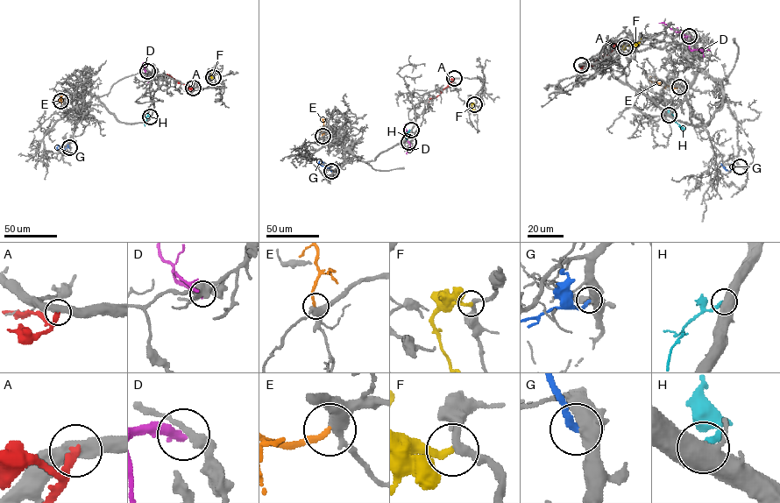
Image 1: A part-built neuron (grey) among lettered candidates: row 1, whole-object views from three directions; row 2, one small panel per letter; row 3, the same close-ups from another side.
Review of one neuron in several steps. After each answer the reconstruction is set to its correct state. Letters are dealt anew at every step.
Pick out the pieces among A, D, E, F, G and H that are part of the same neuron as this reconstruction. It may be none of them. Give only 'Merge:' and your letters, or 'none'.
Merge: E

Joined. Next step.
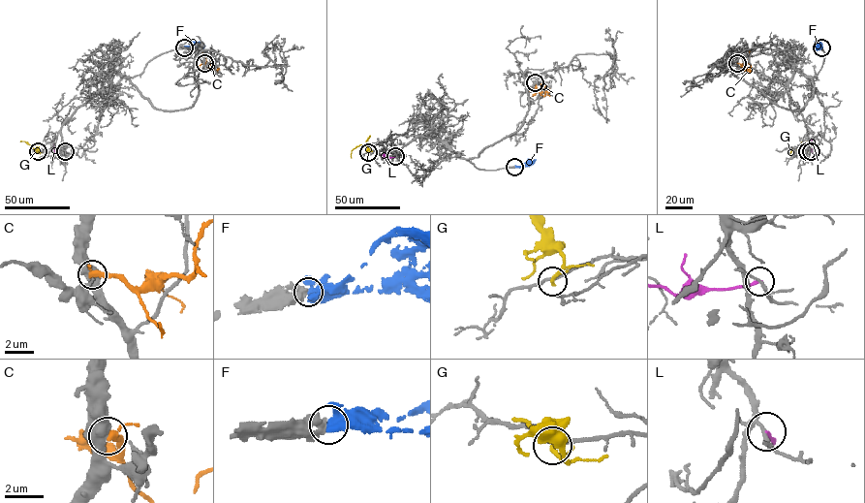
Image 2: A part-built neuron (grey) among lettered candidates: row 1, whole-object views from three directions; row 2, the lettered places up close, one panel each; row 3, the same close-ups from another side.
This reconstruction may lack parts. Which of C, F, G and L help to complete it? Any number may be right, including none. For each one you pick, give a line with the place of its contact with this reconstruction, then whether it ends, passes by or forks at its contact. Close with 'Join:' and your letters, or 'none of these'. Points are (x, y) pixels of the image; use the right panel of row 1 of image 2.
F: (821, 47) | it passes by
Join: F

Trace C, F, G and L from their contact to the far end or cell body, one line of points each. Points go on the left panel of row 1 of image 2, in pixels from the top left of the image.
C: (204, 63), (208, 63), (220, 72)
F: (185, 47), (205, 46)
G: (38, 151), (21, 141)
L: (66, 151), (54, 151), (52, 139)

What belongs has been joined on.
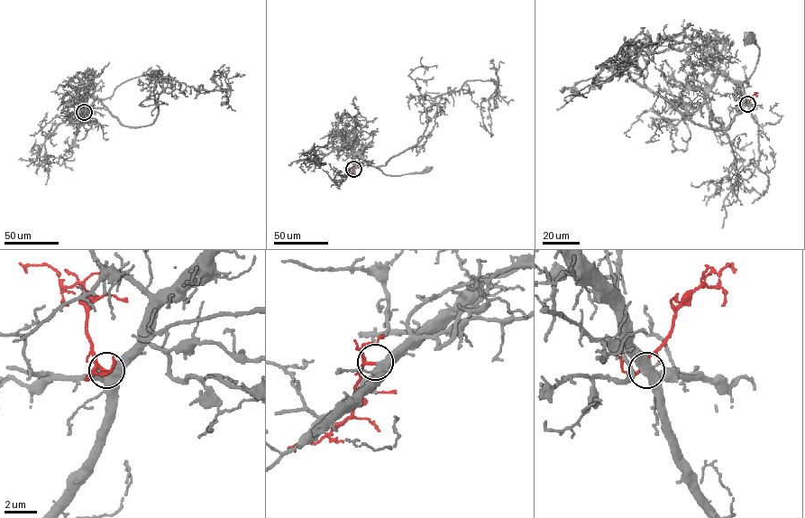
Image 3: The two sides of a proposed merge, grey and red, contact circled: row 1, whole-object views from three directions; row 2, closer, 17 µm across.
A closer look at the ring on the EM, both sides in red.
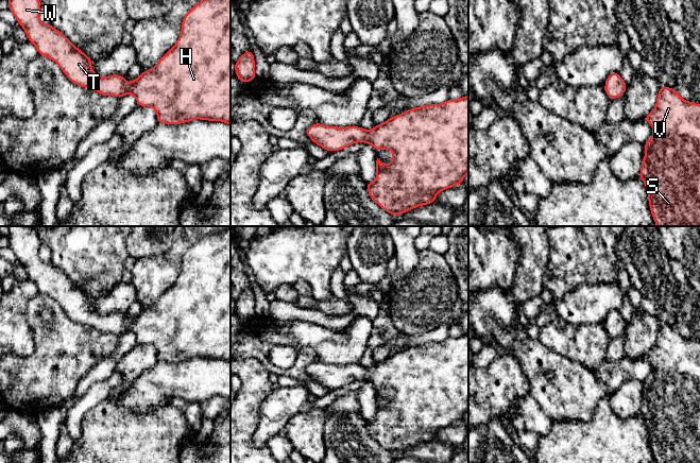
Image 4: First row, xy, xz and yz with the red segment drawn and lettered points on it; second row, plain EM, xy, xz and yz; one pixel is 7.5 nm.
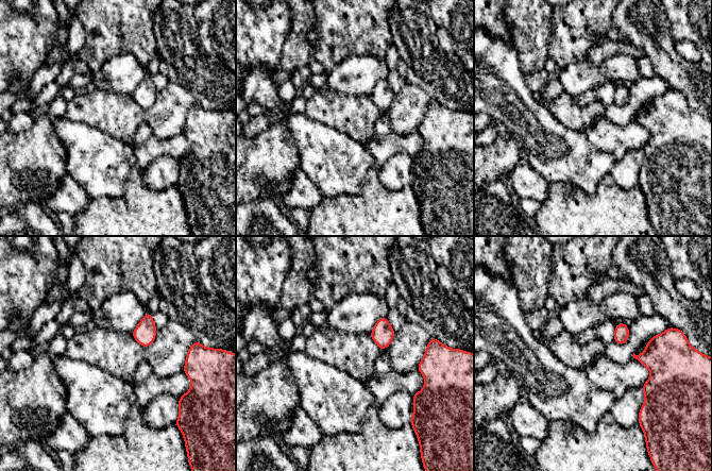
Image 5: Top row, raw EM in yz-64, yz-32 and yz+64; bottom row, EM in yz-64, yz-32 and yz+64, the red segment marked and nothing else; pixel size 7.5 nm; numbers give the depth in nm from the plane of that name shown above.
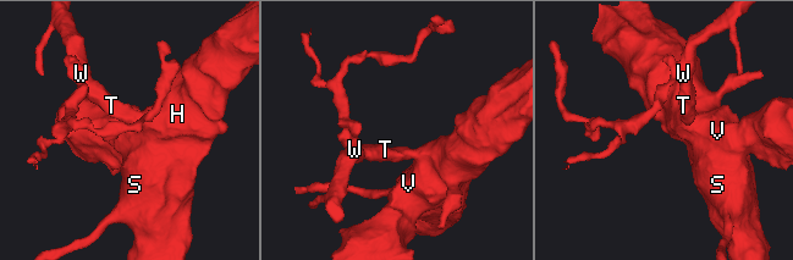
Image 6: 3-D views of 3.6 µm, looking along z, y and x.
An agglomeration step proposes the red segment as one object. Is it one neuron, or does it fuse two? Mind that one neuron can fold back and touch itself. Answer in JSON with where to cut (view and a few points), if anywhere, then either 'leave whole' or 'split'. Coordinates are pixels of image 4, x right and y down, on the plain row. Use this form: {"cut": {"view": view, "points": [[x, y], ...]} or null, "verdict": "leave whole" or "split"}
{"cut": null, "verdict": "leave whole"}

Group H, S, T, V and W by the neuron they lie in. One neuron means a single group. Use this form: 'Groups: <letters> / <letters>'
Groups: H S T V W

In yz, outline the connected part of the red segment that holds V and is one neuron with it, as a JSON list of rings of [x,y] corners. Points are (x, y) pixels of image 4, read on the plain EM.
[[[662,324],[654,347],[647,351],[653,366],[652,375],[644,382],[646,394],[642,397],[639,415],[643,417],[656,463],[700,463],[700,342],[683,338],[670,325]]]

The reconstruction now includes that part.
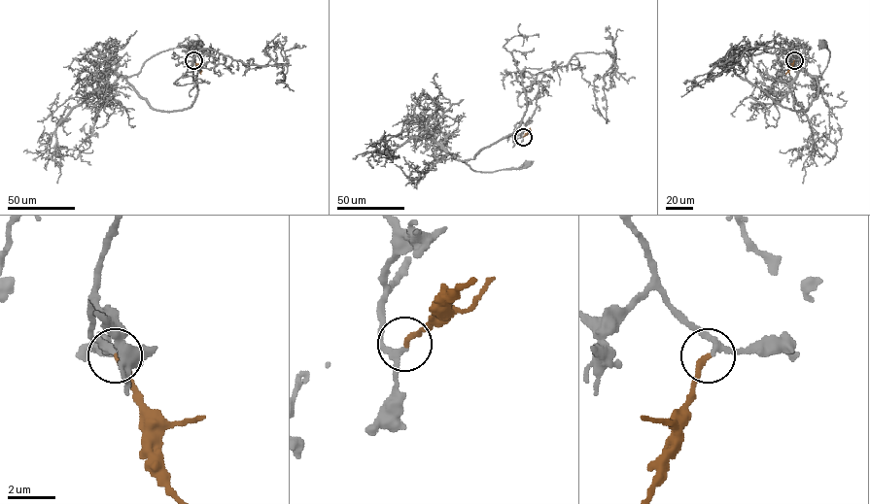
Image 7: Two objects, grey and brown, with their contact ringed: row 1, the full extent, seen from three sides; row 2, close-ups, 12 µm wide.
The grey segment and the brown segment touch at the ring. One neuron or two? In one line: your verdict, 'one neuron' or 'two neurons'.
one neuron

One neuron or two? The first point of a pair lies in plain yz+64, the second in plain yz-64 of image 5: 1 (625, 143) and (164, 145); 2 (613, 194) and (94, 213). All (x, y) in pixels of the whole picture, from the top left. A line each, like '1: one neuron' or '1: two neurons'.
1: one neuron
2: one neuron

